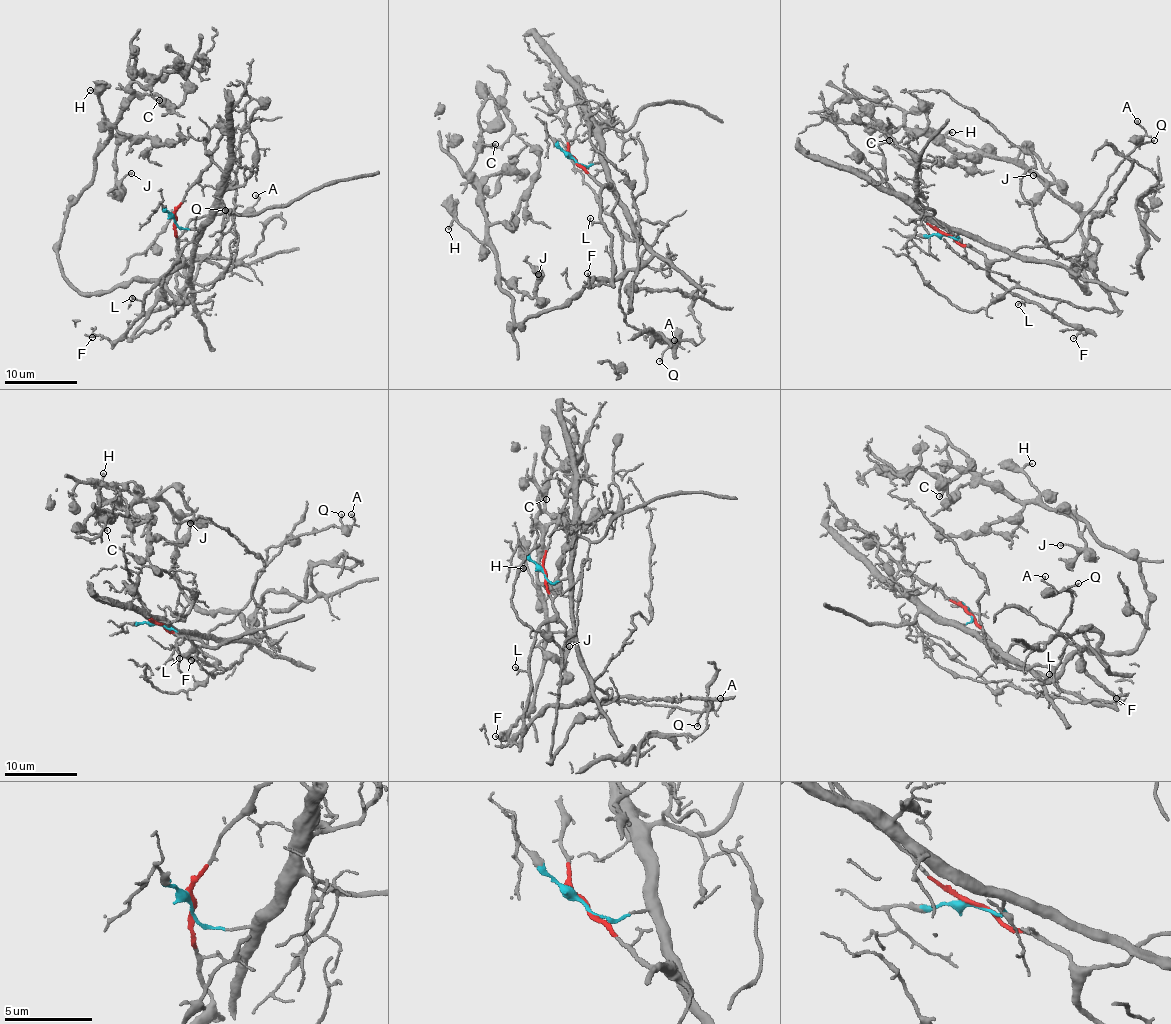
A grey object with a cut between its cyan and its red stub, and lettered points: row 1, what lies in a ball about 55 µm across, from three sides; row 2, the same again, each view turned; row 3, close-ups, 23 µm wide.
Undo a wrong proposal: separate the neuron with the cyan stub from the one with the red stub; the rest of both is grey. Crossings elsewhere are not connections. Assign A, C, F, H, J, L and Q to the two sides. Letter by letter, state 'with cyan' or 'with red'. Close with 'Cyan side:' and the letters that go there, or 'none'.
A: with red
C: with cyan
F: with red
H: with cyan
J: with cyan
L: with red
Q: with red
Cyan side: C, H, J

